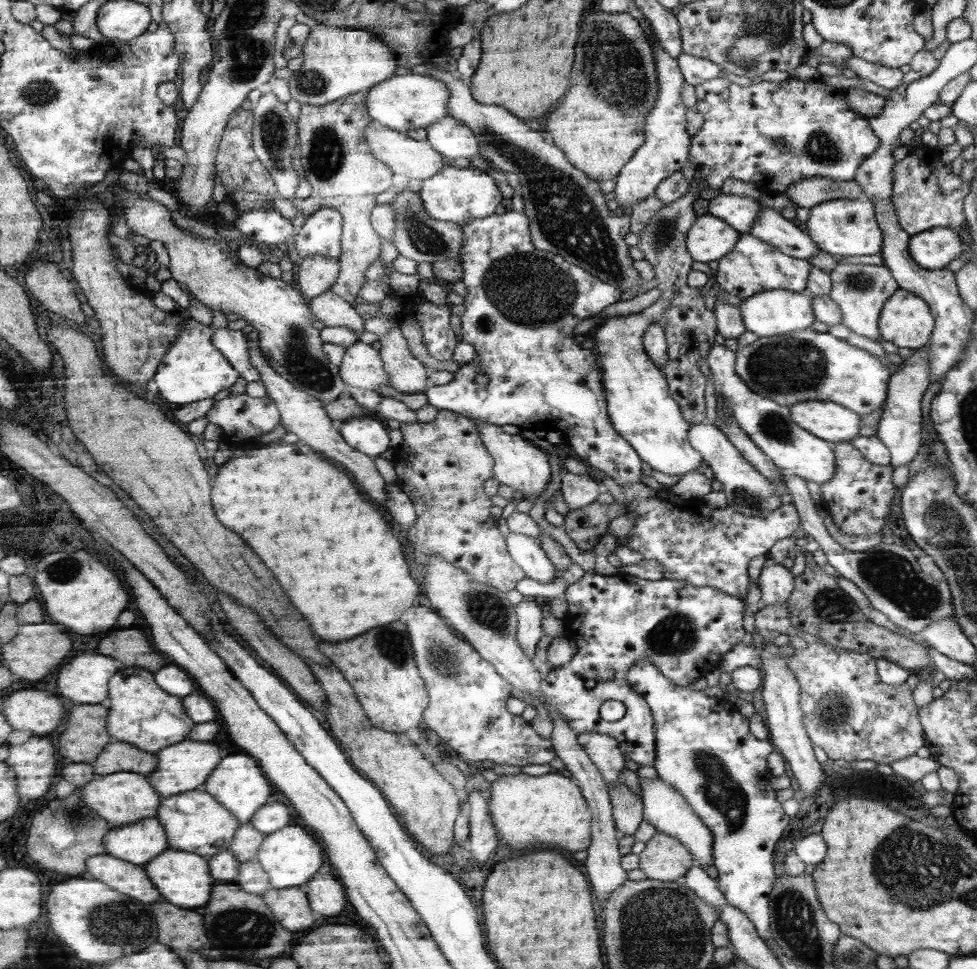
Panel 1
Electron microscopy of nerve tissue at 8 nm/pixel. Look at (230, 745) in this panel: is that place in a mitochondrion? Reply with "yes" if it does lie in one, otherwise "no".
no

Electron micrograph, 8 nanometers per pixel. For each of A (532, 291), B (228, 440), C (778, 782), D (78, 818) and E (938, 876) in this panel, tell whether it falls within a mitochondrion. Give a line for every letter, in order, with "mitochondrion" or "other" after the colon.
A: mitochondrion
B: other
C: other
D: mitochondrion
E: mitochondrion

